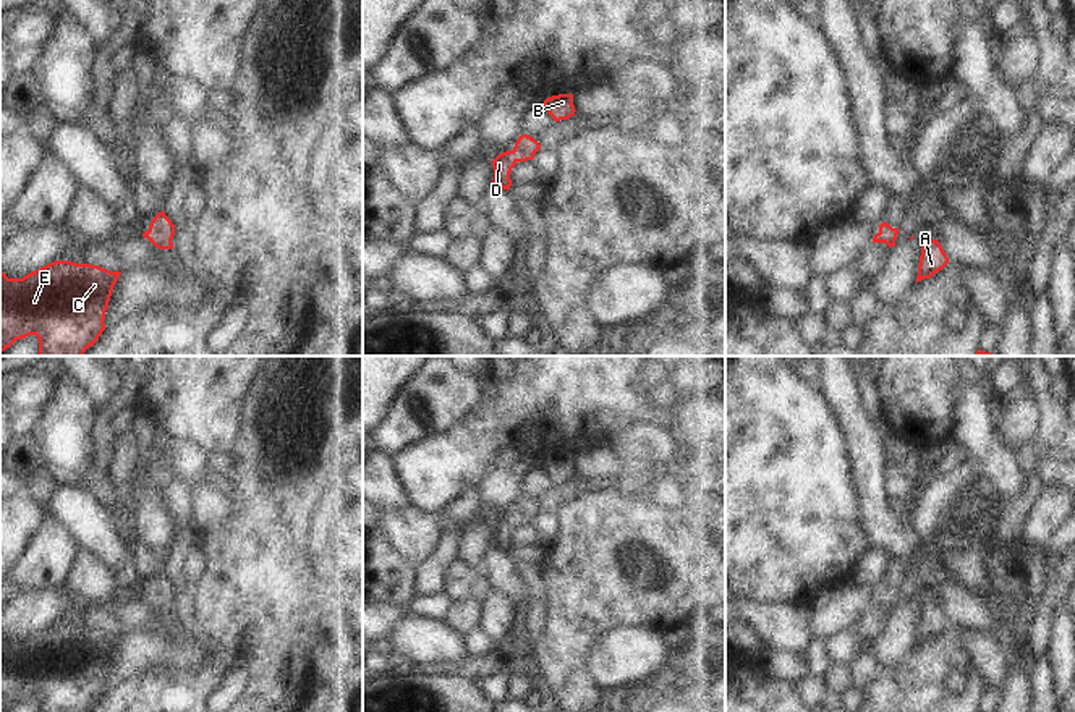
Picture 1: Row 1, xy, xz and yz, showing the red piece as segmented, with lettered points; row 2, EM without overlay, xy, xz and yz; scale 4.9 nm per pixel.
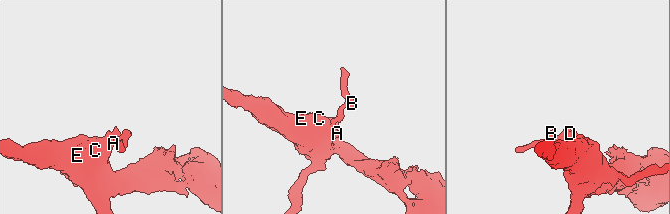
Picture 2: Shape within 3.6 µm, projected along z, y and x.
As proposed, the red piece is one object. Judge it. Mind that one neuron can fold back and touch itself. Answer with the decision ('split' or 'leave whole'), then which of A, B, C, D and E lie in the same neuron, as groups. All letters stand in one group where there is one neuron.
leave whole; A B C D E

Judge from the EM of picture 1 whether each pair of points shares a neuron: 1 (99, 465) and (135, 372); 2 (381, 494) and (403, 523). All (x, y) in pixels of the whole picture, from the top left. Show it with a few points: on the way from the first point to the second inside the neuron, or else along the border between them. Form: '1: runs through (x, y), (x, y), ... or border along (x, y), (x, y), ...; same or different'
1: runs through (102, 442), (104, 415), (123, 395); same
2: border along (410, 504), (381, 512); different

